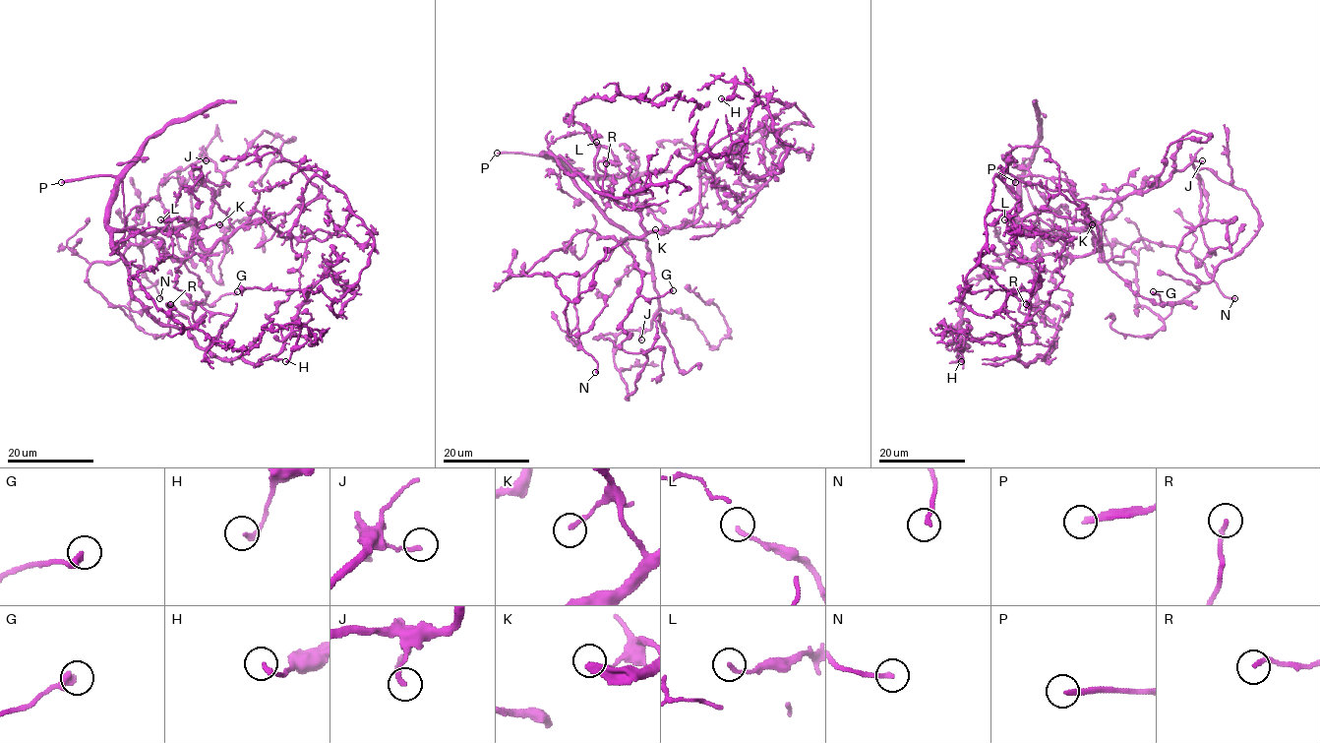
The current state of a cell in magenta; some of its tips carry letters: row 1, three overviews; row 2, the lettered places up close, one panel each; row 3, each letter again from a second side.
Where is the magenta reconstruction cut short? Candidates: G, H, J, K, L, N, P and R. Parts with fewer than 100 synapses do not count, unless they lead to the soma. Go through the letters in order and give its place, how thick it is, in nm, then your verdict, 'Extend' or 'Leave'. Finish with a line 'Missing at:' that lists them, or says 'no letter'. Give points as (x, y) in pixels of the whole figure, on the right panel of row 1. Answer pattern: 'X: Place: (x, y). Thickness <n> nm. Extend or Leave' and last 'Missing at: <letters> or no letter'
G: Place: (1153, 291). Thickness 360 nm. Leave
H: Place: (961, 361). Thickness 200 nm. Leave
J: Place: (1202, 160). Thickness 200 nm. Leave
K: Place: (1092, 224). Thickness 170 nm. Leave
L: Place: (1004, 219). Thickness 180 nm. Leave
N: Place: (1234, 298). Thickness 200 nm. Leave
P: Place: (1015, 182). Thickness 240 nm. Extend
R: Place: (1026, 304). Thickness 190 nm. Leave
Missing at: P

